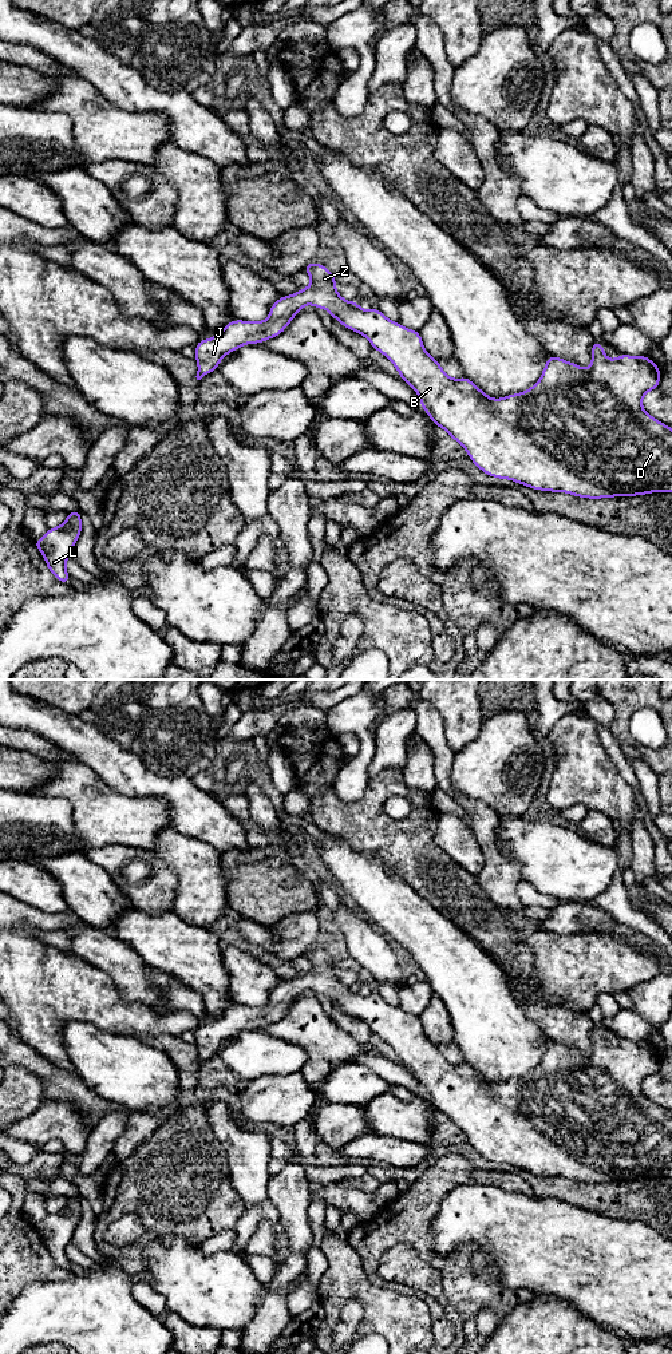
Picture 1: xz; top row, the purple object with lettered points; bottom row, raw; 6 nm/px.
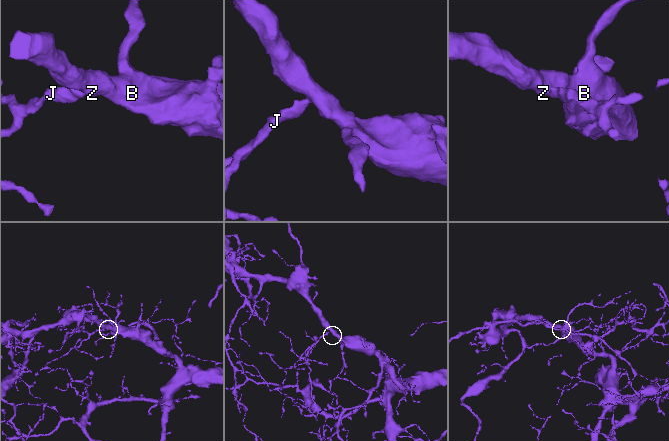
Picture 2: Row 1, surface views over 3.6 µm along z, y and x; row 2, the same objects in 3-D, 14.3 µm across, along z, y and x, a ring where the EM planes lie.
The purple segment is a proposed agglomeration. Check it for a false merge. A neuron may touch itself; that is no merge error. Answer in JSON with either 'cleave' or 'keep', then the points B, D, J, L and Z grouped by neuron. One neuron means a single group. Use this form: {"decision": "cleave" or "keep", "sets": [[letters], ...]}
{"decision": "keep", "sets": [["B", "D", "J", "L", "Z"]]}

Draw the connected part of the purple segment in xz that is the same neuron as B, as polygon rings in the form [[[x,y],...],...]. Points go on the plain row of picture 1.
[[[308,946],[303,955],[311,962],[311,970],[281,981],[270,990],[266,1005],[232,1005],[217,1021],[194,1030],[197,1065],[218,1054],[228,1038],[280,1021],[308,989],[329,997],[337,1007],[364,1021],[373,1034],[386,1041],[399,1062],[420,1082],[420,1093],[431,1106],[459,1128],[473,1149],[486,1160],[538,1176],[586,1184],[672,1177],[672,1112],[643,1093],[645,1078],[659,1074],[661,1057],[647,1040],[620,1038],[609,1045],[602,1028],[594,1025],[592,1049],[582,1053],[548,1038],[541,1062],[533,1072],[493,1084],[467,1061],[451,1064],[426,1036],[419,1016],[387,1003],[379,993],[361,994],[359,986],[344,985],[336,975],[336,962],[324,949]]]

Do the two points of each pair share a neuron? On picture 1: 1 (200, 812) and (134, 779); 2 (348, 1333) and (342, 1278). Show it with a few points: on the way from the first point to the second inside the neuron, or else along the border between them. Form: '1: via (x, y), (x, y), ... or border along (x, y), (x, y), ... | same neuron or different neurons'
1: via (184, 800), (172, 790), (150, 786) | same neuron
2: border along (358, 1299), (350, 1299), (344, 1305), (332, 1335) | different neurons

